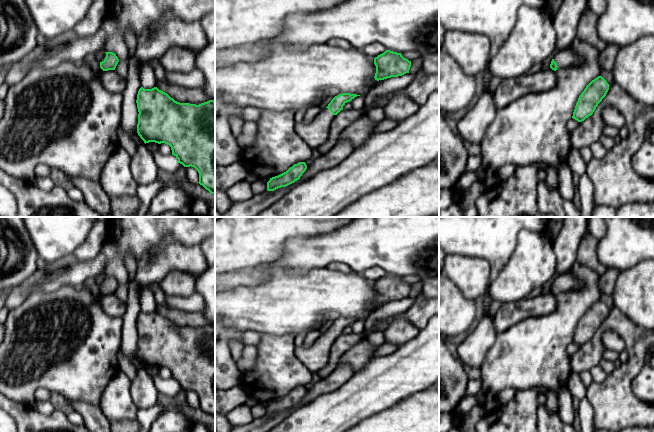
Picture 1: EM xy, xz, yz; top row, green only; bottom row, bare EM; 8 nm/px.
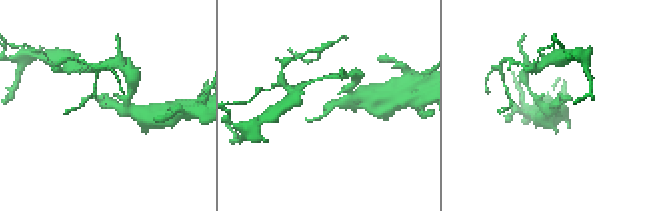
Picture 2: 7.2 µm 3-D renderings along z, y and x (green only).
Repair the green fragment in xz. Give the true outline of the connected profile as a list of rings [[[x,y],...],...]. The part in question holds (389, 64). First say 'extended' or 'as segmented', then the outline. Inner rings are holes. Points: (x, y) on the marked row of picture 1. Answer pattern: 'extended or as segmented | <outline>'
as segmented | [[[386,50],[374,58],[376,66],[375,80],[384,80],[391,77],[402,76],[409,73],[411,61],[404,58],[401,53]]]

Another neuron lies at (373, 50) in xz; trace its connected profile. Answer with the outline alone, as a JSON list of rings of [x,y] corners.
[[[372,43],[369,46],[365,47],[363,51],[367,56],[374,59],[378,55],[384,53],[386,49],[380,43]]]

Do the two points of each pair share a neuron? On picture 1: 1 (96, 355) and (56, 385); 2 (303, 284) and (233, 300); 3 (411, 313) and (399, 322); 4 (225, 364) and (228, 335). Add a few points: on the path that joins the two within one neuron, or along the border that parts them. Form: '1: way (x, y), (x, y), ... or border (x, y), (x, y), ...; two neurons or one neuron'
1: way (86, 355), (66, 375); one neuron
2: way (286, 300), (250, 300); one neuron
3: border (402, 313), (405, 318), (419, 329); two neurons
4: way (225, 357), (225, 342); one neuron

